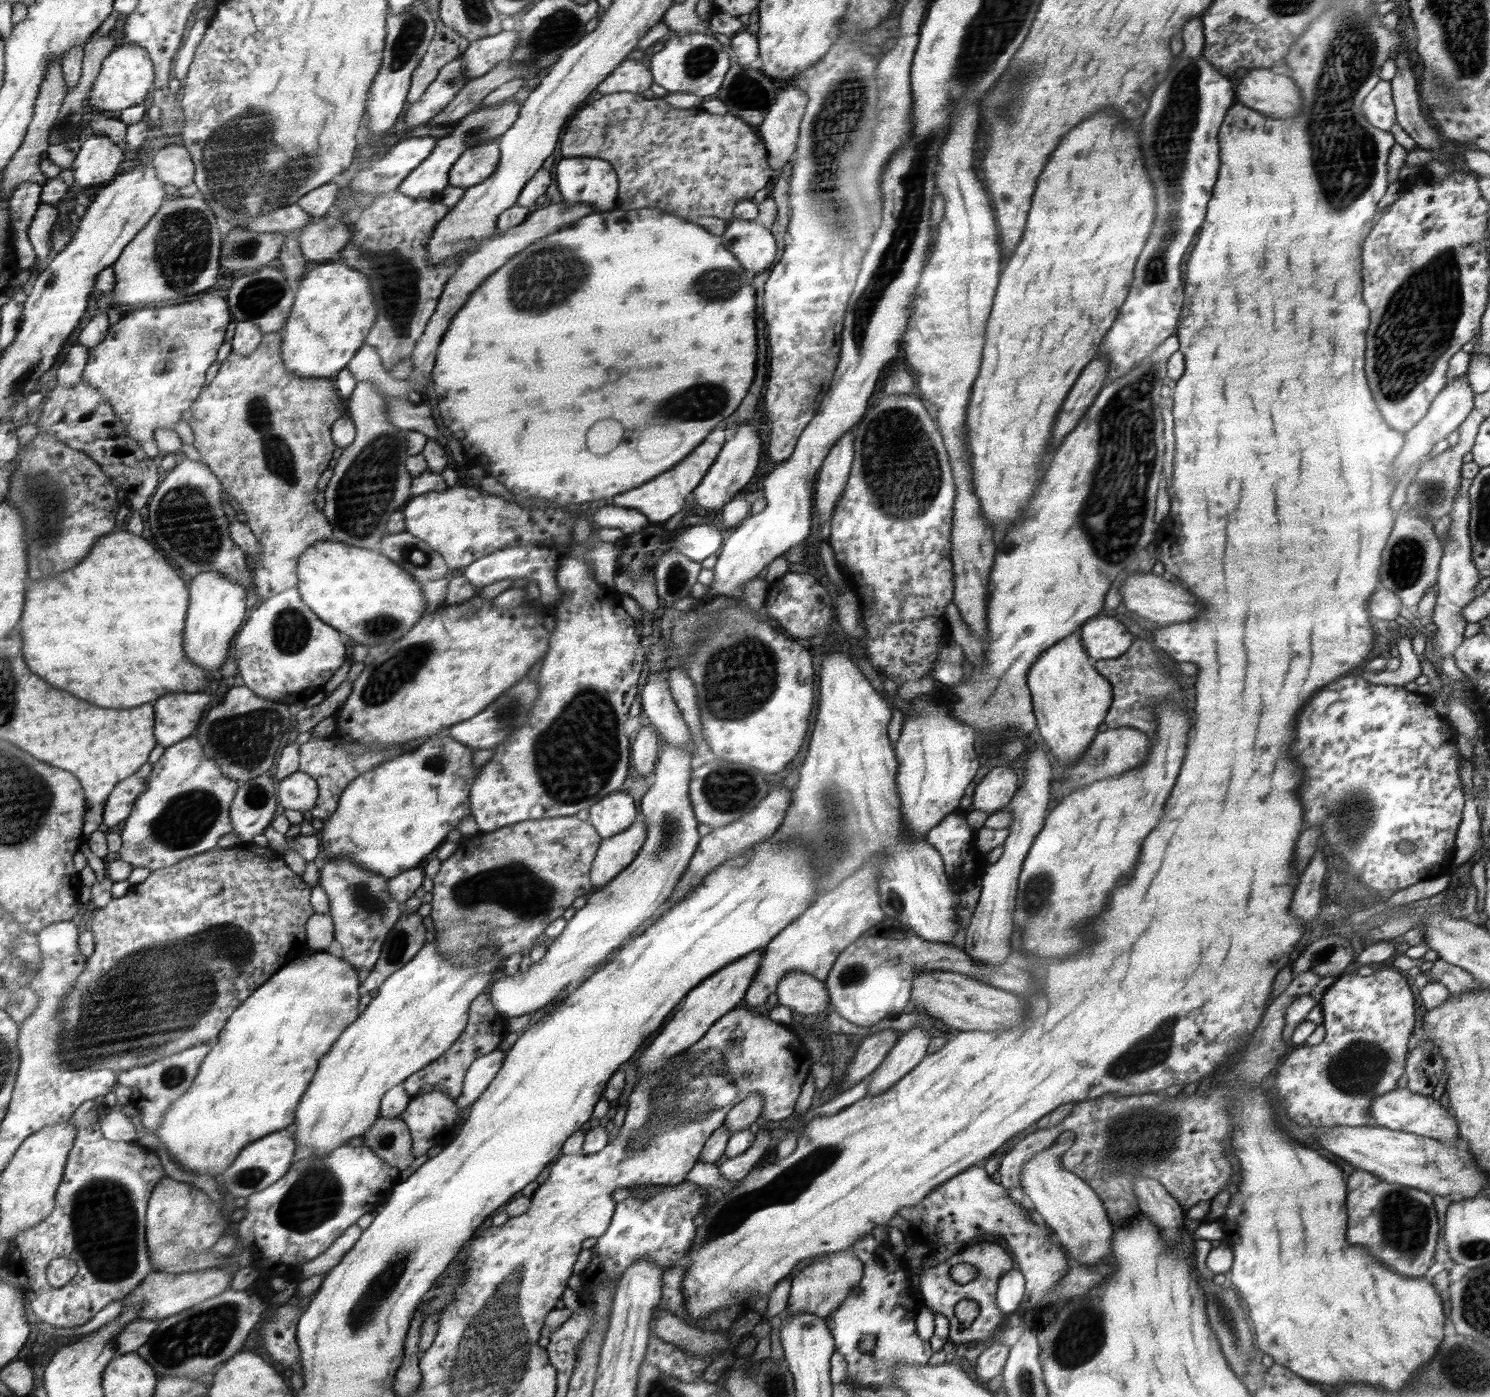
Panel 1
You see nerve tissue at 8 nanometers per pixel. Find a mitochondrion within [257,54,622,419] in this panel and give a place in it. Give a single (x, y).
(572, 271)

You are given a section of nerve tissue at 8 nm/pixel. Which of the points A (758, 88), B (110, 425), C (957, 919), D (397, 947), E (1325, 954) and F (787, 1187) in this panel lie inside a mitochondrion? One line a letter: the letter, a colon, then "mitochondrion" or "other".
A: other
B: other
C: other
D: mitochondrion
E: mitochondrion
F: mitochondrion

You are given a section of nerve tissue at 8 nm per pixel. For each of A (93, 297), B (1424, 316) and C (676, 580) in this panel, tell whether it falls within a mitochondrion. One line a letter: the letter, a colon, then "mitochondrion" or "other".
A: other
B: mitochondrion
C: mitochondrion

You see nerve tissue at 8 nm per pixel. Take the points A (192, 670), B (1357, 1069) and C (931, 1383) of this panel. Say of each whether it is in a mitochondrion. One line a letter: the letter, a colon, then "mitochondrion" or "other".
A: other
B: mitochondrion
C: other

